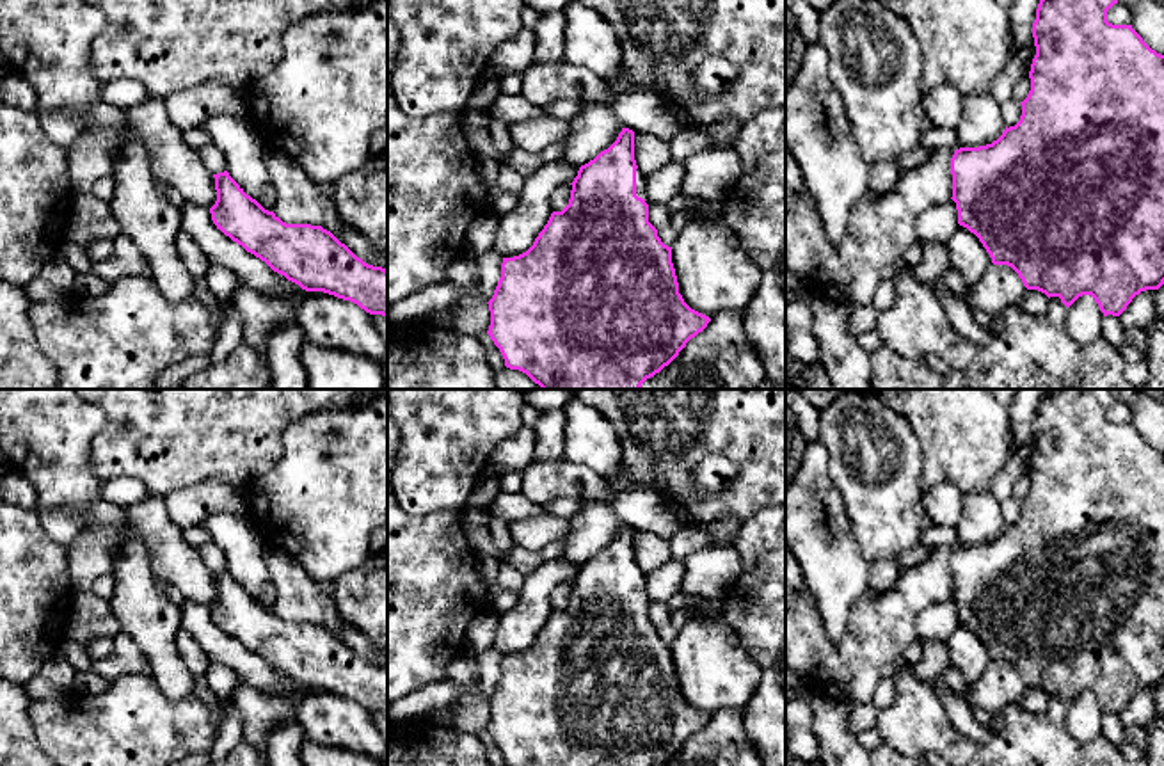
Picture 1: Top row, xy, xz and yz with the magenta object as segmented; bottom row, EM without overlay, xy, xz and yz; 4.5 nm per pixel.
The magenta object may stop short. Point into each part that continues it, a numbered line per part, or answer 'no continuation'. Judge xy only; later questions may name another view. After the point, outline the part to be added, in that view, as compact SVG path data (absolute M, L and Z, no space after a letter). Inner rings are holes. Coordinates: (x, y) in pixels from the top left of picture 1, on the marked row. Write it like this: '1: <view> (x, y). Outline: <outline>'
no continuation

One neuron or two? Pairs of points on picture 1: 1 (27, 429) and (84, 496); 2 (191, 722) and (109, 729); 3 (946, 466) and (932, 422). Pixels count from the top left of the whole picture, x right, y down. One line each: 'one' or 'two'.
1: one
2: one
3: one

